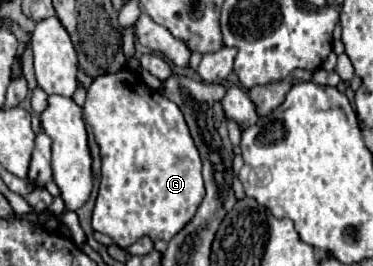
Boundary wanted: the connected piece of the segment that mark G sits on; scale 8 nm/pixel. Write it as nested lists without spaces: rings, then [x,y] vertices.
[[[123,68],[117,74],[103,74],[93,80],[83,112],[87,126],[93,130],[103,162],[99,196],[93,208],[93,230],[111,236],[121,248],[131,246],[141,236],[169,242],[169,238],[193,218],[205,196],[201,158],[179,106],[147,88],[137,74]]]

